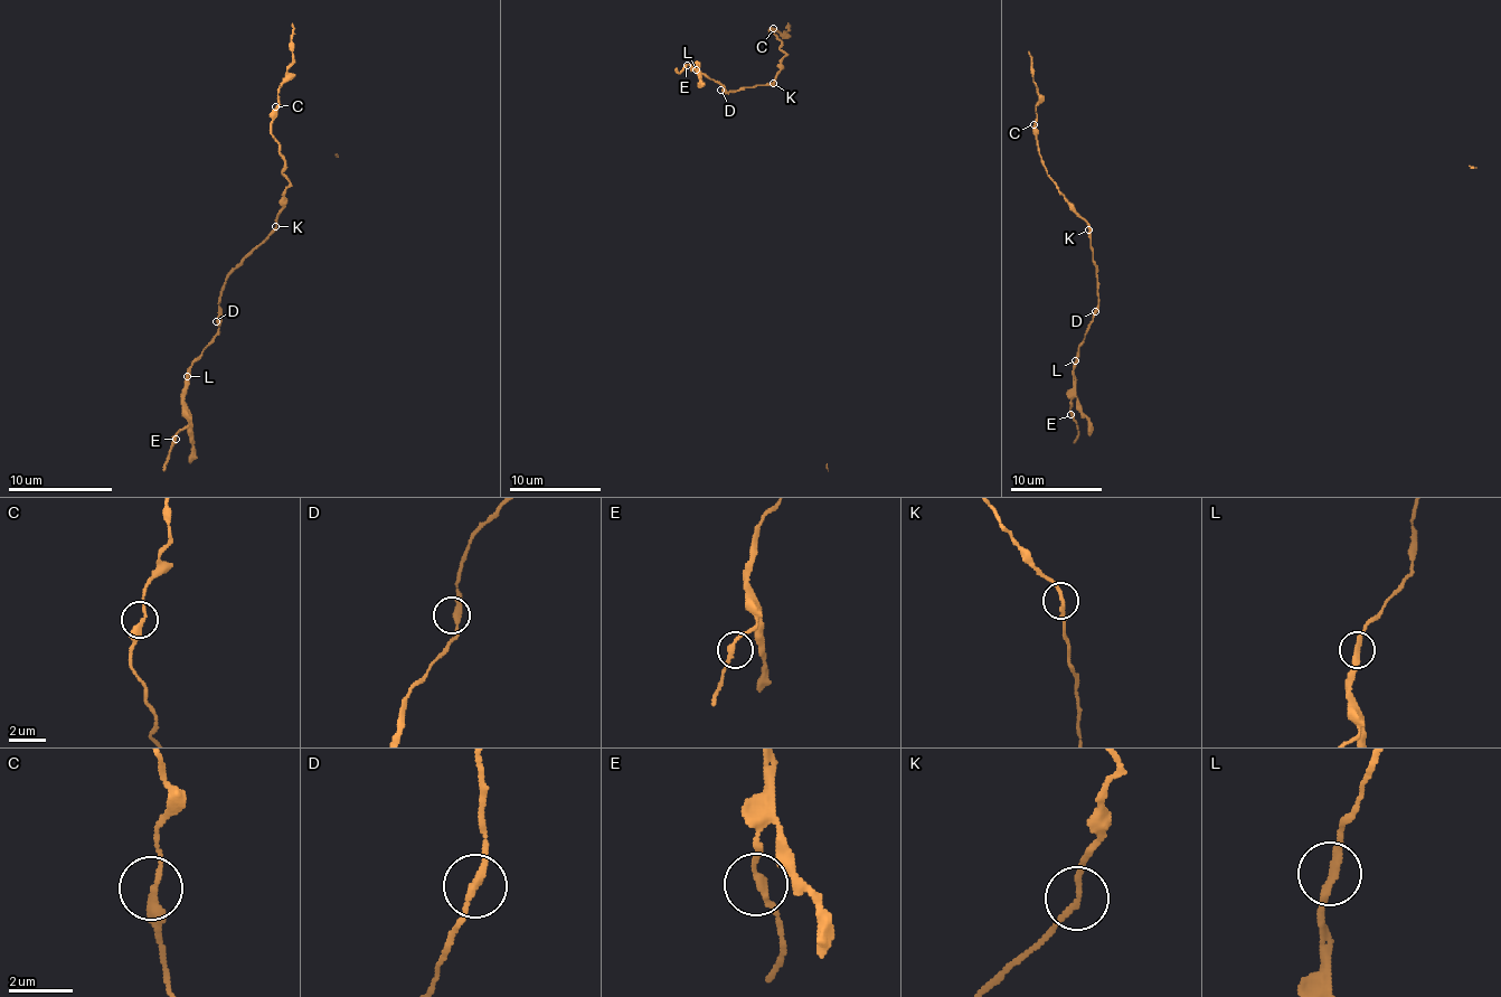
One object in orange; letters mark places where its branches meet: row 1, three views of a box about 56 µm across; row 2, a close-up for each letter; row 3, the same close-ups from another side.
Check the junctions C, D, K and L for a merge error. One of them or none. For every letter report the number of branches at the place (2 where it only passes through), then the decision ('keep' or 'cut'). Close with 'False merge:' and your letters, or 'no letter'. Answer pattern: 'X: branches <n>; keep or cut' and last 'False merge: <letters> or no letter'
C: branches 2; keep
D: branches 2; keep
K: branches 2; keep
L: branches 2; cut
False merge: L

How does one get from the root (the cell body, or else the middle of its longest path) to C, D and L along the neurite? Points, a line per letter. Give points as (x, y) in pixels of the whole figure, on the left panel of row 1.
C: (275, 226), (275, 216), (283, 206), (283, 190), (289, 185), (279, 140), (271, 132), (275, 106)
D: (275, 226), (226, 279), (216, 321)
L: (275, 226), (226, 279), (218, 306), (218, 331), (187, 376)

